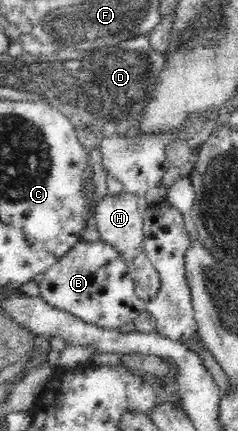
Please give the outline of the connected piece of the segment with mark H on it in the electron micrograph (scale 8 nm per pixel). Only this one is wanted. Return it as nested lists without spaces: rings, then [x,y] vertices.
[[[124,190],[120,194],[108,193],[94,211],[99,241],[111,245],[123,257],[127,271],[134,280],[135,292],[143,300],[153,300],[160,289],[160,275],[147,258],[144,247],[144,216],[148,207],[145,196],[131,195]]]

